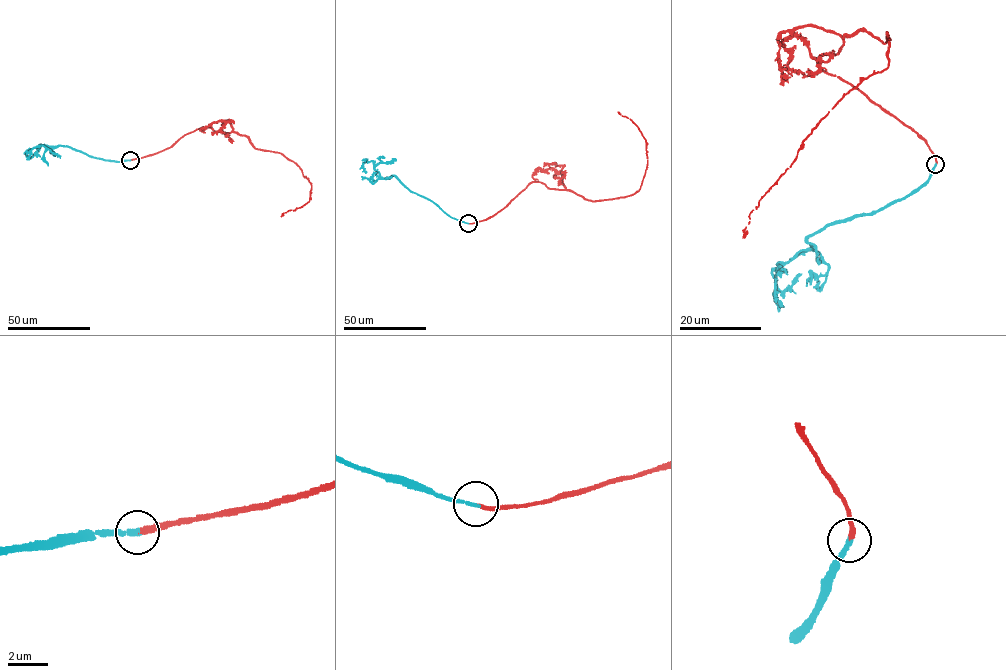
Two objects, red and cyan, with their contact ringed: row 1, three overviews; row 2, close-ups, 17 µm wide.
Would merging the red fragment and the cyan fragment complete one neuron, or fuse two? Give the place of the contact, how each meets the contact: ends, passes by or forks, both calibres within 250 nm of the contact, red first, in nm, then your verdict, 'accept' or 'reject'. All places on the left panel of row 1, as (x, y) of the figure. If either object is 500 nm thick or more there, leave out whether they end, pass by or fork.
(130, 160) | red ends | cyan ends | 200/200 nm | accept

